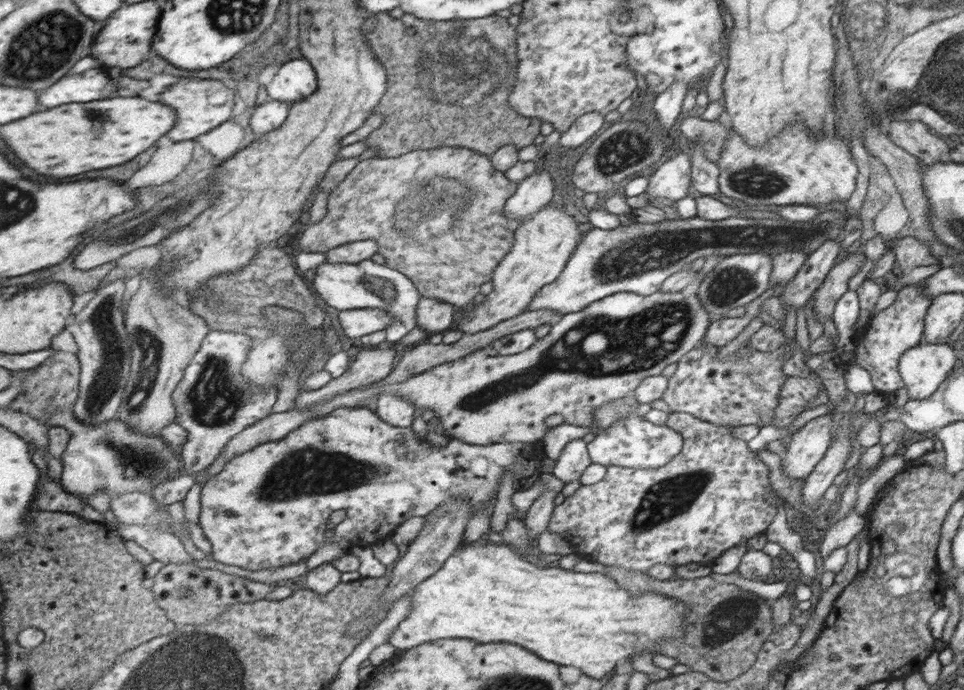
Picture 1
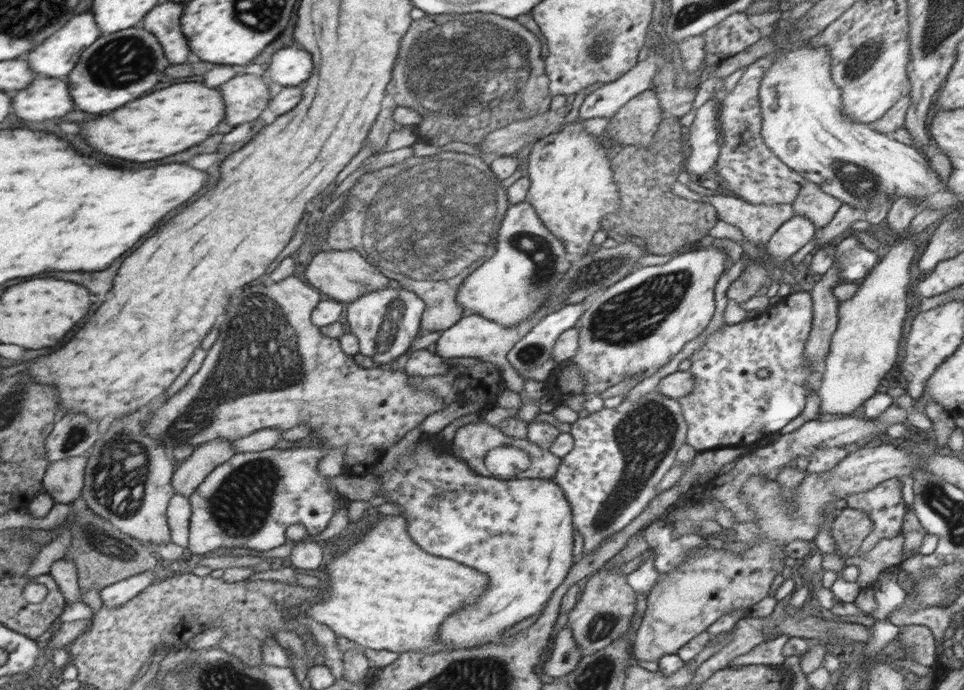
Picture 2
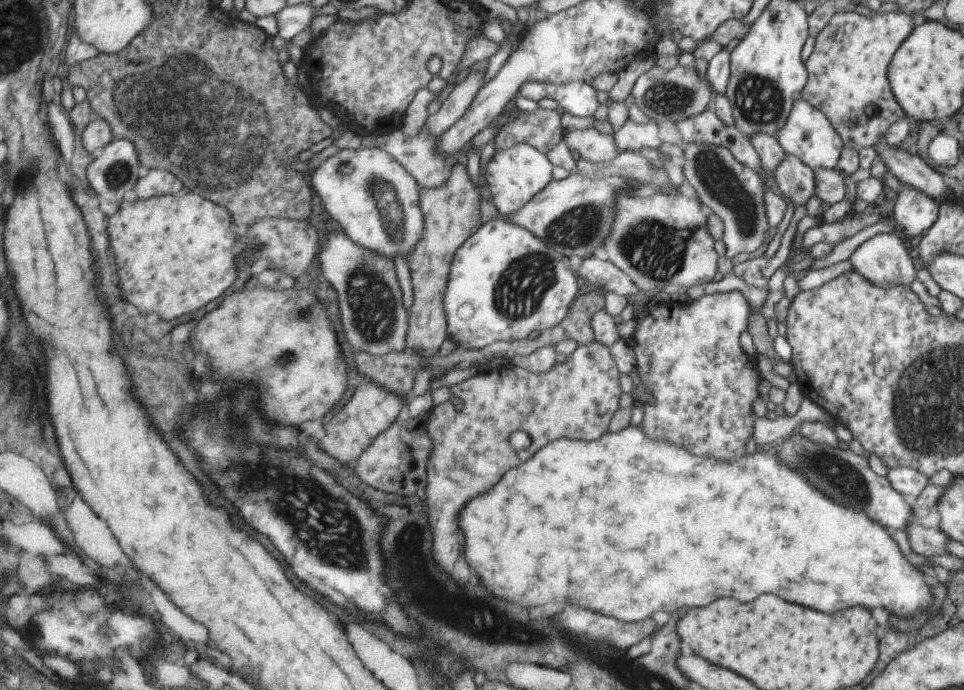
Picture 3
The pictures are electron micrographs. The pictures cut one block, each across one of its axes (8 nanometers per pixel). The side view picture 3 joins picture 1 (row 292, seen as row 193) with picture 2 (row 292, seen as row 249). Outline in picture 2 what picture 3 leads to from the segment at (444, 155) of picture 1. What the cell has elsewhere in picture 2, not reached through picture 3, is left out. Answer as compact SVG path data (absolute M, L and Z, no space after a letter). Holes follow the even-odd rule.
M483 139L479 140L479 156L469 154L469 152L452 151L444 151L436 155L421 158L411 154L405 161L401 161L399 164L395 163L391 166L375 170L372 173L365 172L356 180L349 194L347 194L347 198L340 204L341 212L339 213L339 217L332 221L328 229L326 243L332 250L356 250L368 264L378 268L388 279L393 280L397 286L400 286L401 289L411 291L417 297L423 299L425 308L423 308L419 320L419 327L429 332L444 331L446 328L452 327L465 314L464 308L455 301L457 288L459 288L459 284L463 282L463 279L472 274L477 267L492 259L495 246L497 246L499 224L503 222L509 207L513 206L512 201L508 199L508 188L503 187L501 179L496 177L496 173L491 168L491 164L494 162L496 156L493 152L483 152L481 150L481 142L483 142Z

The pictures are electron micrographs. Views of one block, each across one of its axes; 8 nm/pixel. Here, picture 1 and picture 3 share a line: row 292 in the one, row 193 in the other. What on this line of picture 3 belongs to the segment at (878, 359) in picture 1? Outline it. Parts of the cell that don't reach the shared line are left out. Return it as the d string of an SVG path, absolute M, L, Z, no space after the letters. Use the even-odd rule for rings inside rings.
M901 185L894 200L894 220L906 235L915 241L927 230L938 215L938 204L916 188Z

